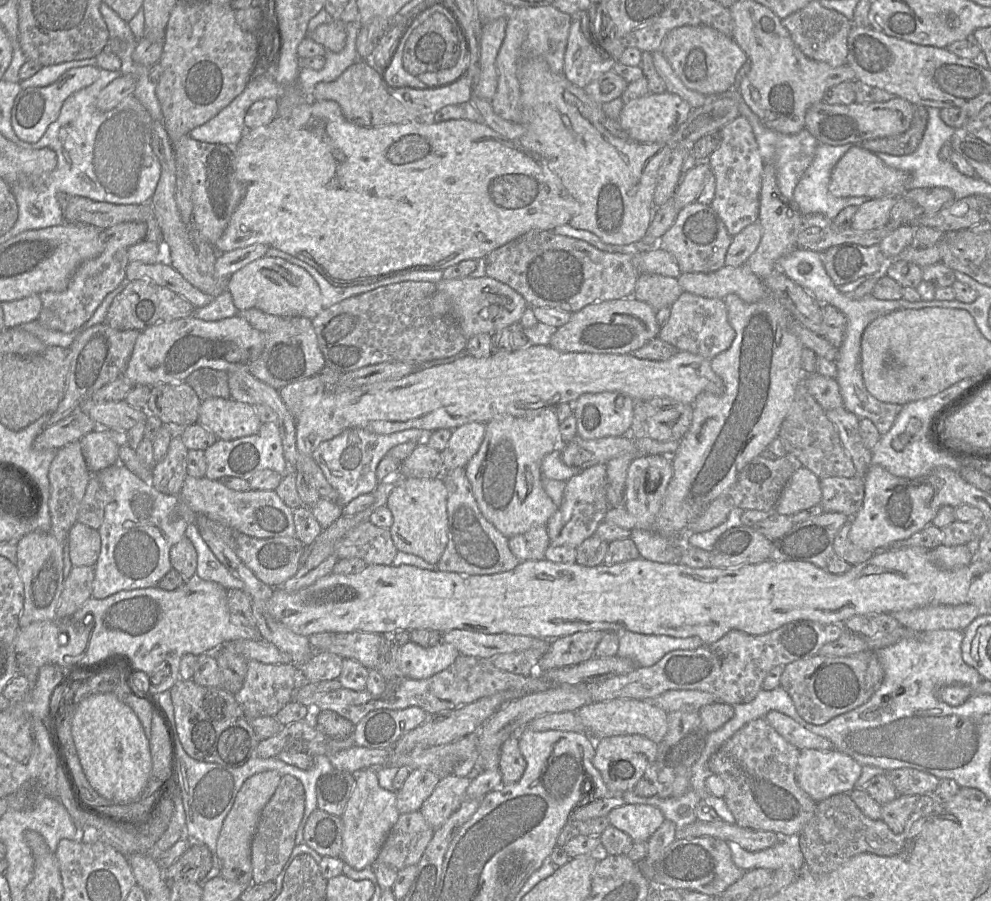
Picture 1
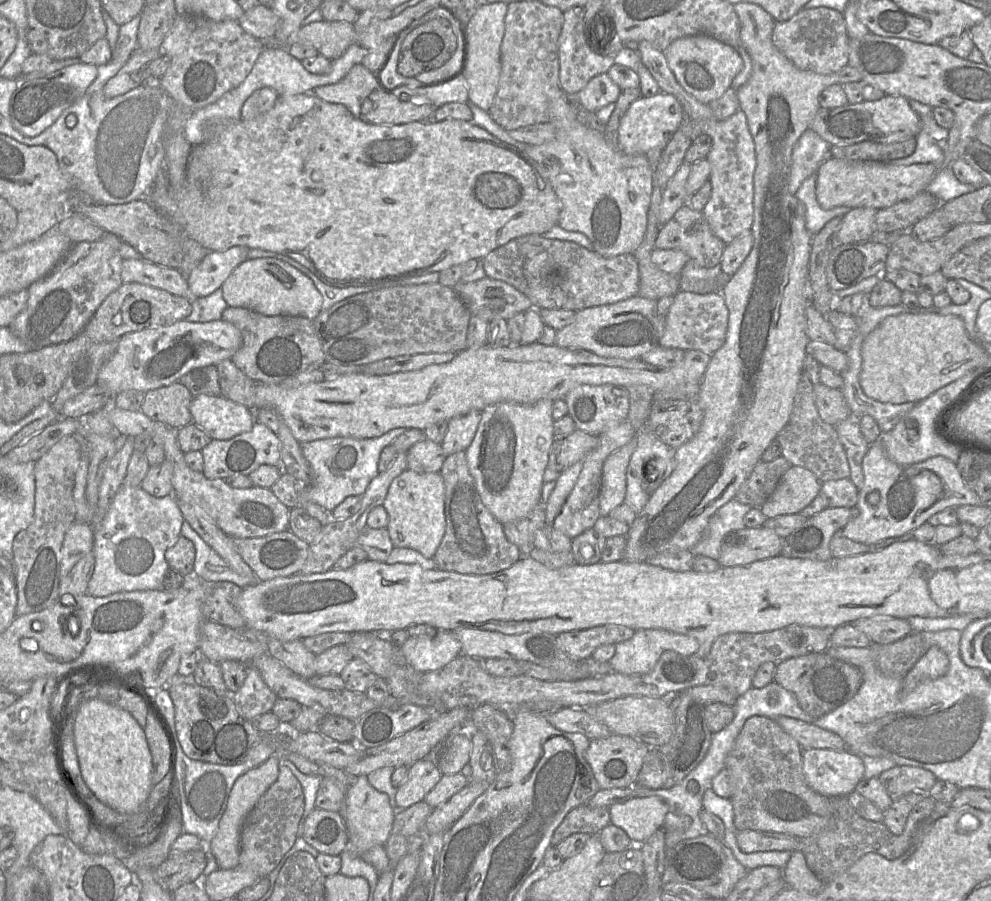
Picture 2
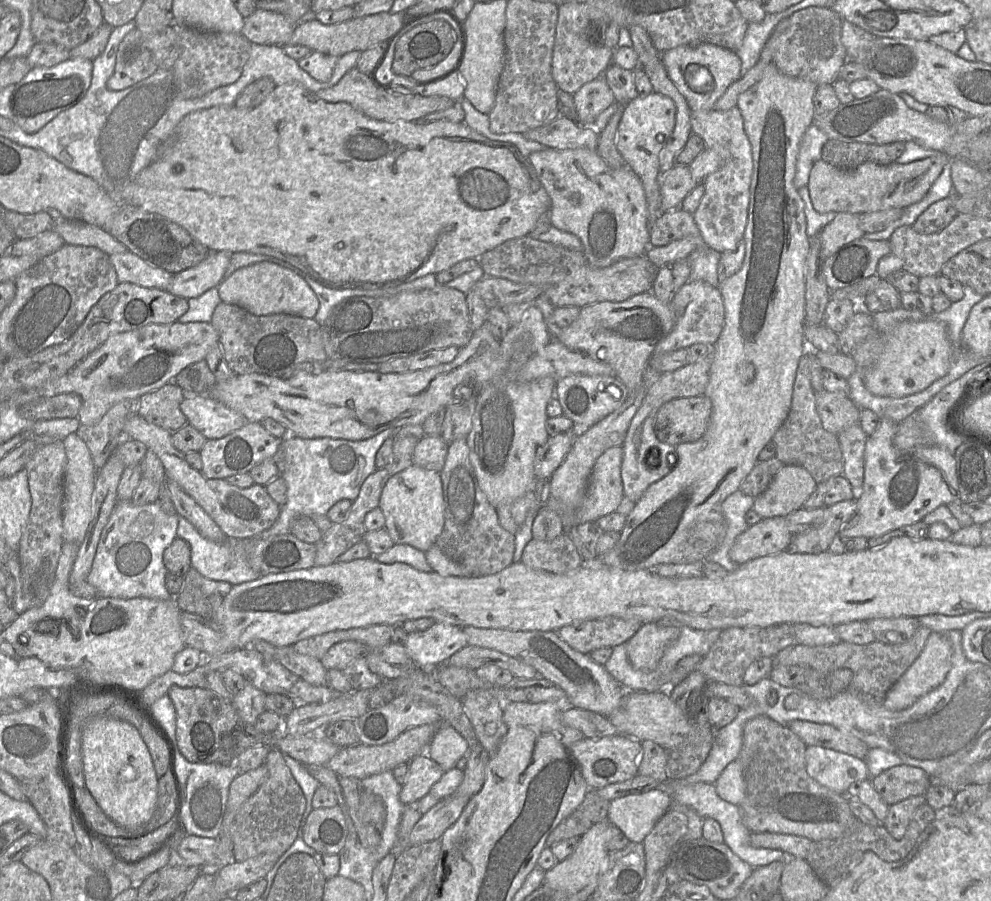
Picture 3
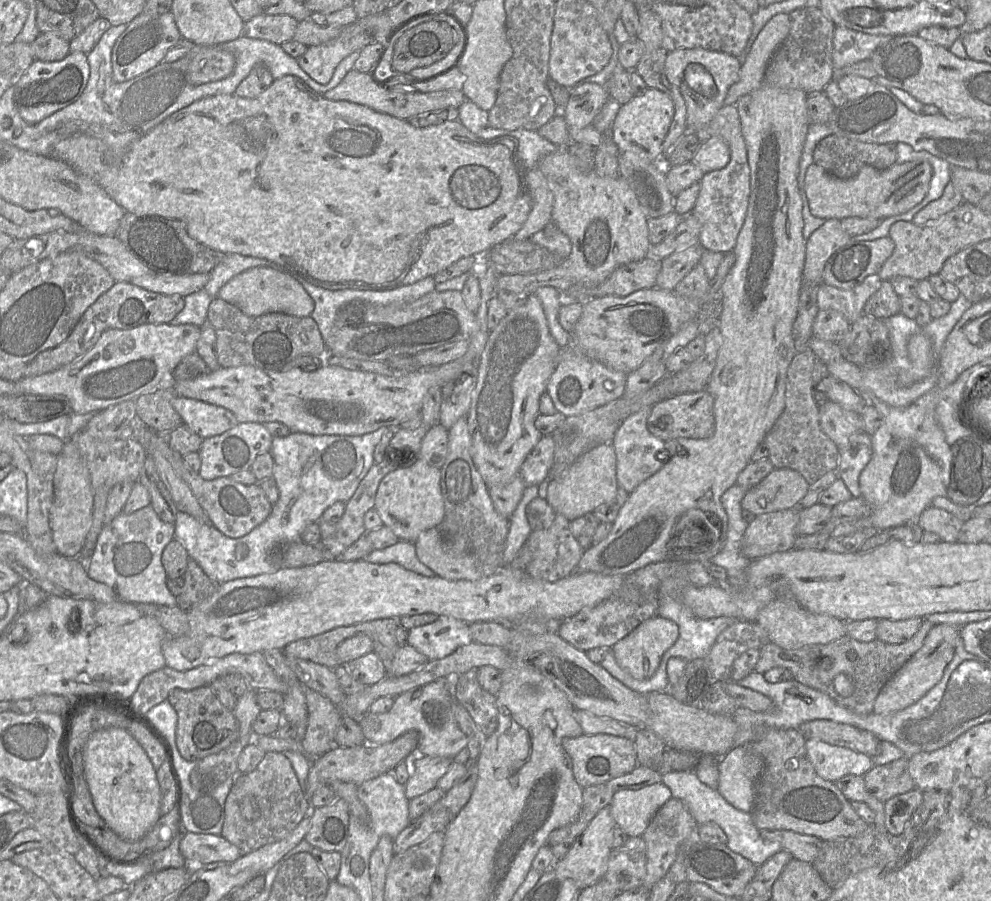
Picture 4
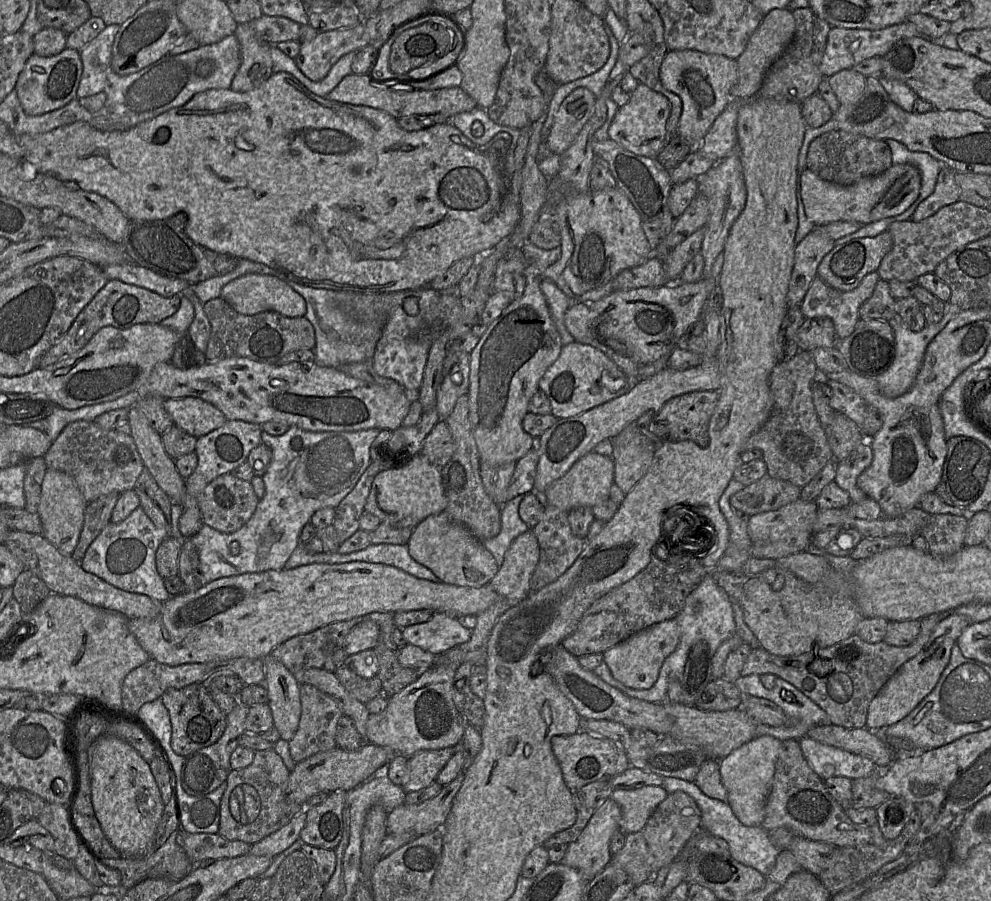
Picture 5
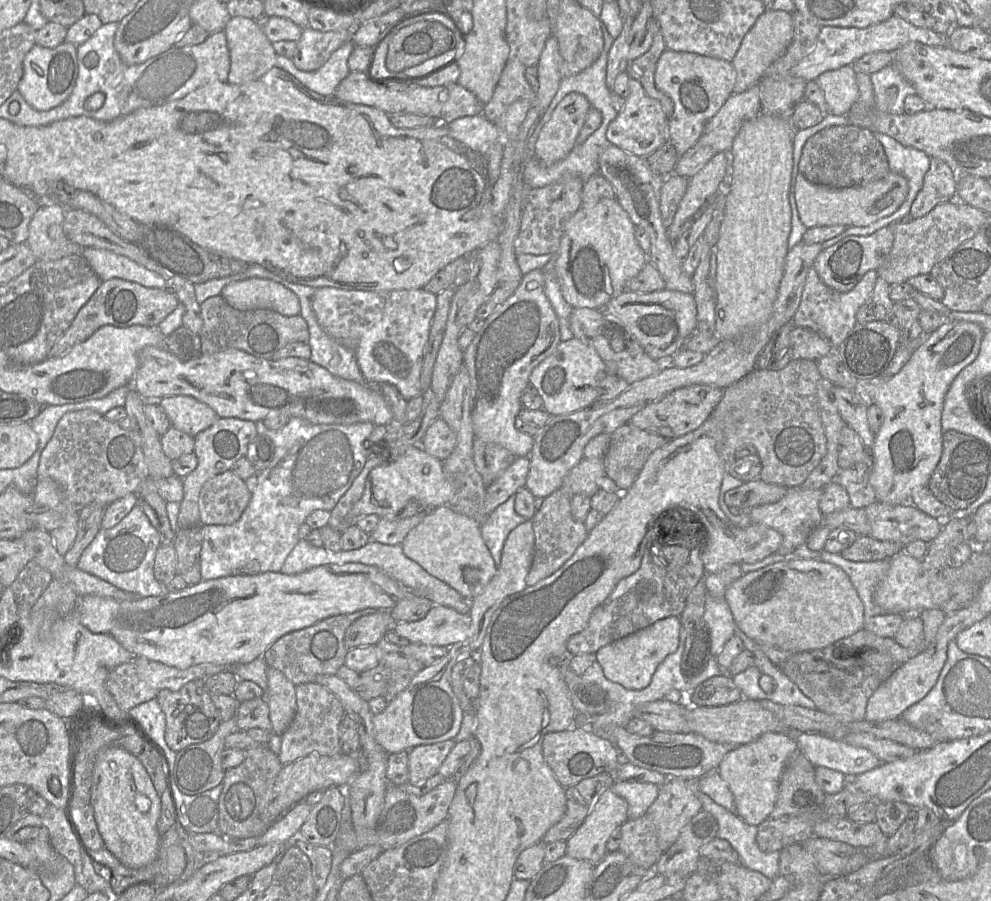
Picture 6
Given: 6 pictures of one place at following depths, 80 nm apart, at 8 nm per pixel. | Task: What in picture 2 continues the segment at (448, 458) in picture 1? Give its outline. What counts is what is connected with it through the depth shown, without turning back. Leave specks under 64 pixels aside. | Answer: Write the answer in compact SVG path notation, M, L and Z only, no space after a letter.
M473 410L447 422L446 435L441 443L446 456L467 450L473 441L479 421L480 412Z

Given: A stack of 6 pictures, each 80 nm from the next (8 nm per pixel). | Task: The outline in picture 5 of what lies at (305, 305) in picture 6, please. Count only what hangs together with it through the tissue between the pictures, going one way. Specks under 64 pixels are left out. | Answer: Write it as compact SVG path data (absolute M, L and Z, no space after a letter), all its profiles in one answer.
M290 279L286 283L300 294L306 303L305 318L315 332L314 361L320 366L338 368L347 363L371 361L381 335L381 323L358 322L337 307L337 294L342 290L328 290L303 286Z

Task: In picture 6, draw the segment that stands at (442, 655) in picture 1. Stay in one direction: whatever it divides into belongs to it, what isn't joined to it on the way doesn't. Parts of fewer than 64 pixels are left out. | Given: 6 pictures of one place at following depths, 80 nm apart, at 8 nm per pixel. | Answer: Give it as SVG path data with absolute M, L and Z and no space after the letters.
M434 604L427 615L417 621L396 622L393 629L413 644L450 647L469 635L470 617L455 609Z

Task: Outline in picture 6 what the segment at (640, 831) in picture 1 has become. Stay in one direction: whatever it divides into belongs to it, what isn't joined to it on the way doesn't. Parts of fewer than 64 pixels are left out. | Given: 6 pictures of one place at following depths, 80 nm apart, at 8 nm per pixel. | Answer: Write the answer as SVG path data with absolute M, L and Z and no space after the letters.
M615 780L611 789L628 803L628 819L646 814L659 793L659 786L649 782Z

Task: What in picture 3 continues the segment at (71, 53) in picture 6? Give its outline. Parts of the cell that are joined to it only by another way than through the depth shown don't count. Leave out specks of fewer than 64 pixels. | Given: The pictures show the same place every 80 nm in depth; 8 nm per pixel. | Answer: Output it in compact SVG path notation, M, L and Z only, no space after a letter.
M77 57L49 68L31 68L24 78L15 84L11 95L11 110L19 127L26 133L35 133L59 113L79 102L91 84L92 61Z

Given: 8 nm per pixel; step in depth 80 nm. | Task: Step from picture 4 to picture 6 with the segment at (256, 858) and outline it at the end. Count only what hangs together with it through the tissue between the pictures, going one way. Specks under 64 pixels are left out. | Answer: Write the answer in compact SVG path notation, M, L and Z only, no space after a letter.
M304 801L295 804L258 837L258 845L291 843L298 836L312 809L313 807Z

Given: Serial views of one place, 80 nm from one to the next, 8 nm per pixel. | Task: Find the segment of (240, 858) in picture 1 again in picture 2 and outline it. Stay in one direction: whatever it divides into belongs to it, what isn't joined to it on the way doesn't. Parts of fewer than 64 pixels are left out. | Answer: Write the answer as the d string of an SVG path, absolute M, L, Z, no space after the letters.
M274 754L266 762L252 768L235 781L217 833L211 842L211 853L216 859L219 869L233 869L239 866L240 834L243 824L261 796L277 780L278 775L279 756Z

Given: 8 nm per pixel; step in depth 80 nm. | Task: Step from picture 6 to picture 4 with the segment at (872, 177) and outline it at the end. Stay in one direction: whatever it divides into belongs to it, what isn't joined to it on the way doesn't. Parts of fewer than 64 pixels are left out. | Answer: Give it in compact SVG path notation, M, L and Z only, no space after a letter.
M831 134L818 142L813 152L814 164L821 166L827 173L840 178L854 177L862 167L869 165L884 170L896 163L897 149L895 143L876 144L852 140Z

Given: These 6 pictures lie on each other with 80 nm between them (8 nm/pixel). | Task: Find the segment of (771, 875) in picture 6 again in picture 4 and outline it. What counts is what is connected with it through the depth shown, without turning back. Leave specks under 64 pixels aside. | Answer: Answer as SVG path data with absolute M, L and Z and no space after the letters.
M694 770L663 773L662 783L670 789L672 797L680 799L686 805L698 825L707 822L718 824L727 836L727 846L756 866L762 865L775 853L782 850L780 843L762 838L760 830L754 824L751 813L734 808L716 789L702 783Z

